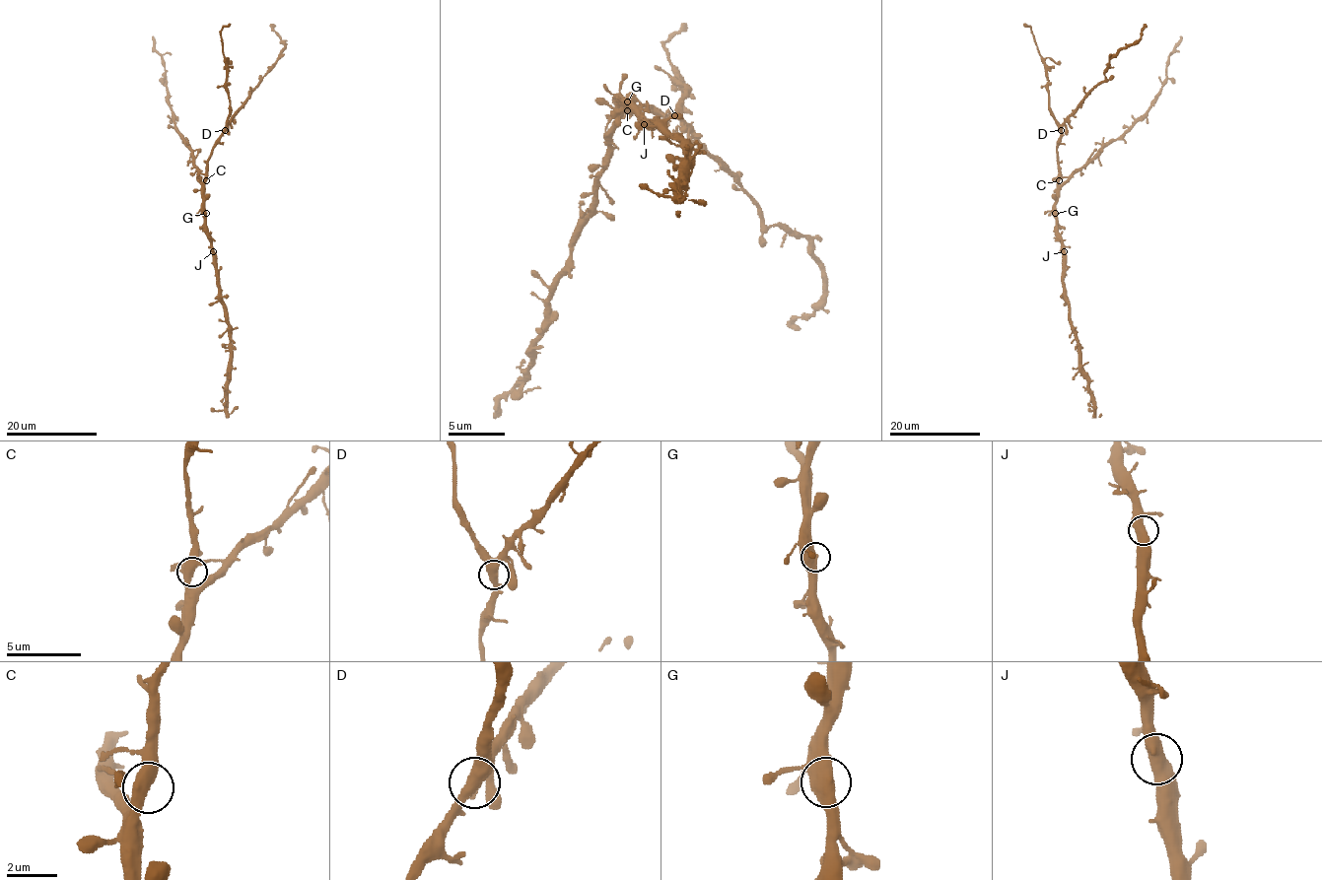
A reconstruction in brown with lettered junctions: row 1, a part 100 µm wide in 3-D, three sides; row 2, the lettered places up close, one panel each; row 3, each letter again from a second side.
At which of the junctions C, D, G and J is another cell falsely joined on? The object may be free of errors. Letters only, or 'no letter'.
no letter

